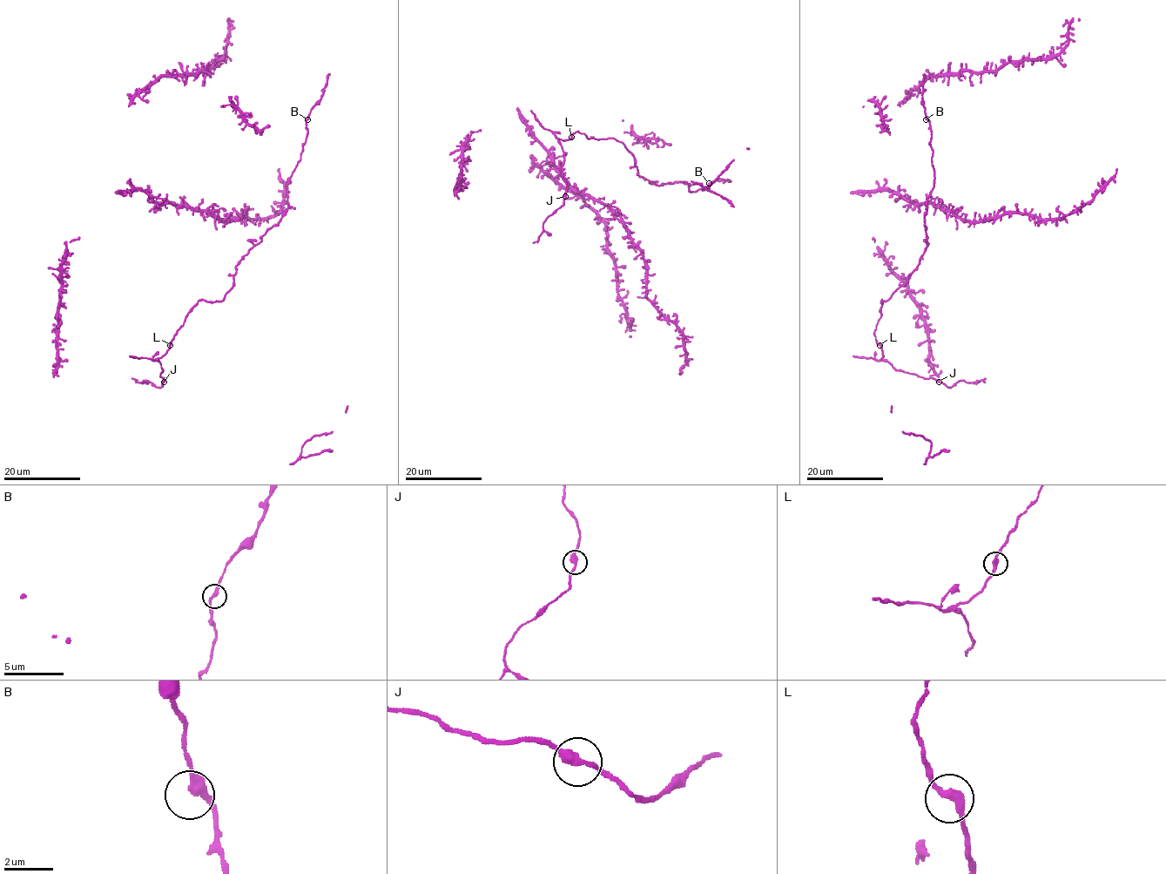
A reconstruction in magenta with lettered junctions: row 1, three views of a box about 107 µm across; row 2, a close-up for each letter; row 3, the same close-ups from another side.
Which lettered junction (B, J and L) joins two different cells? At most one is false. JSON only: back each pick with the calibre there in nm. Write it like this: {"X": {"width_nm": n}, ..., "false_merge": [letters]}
{"J": {"width_nm": 340}, "false_merge": ["J"]}

